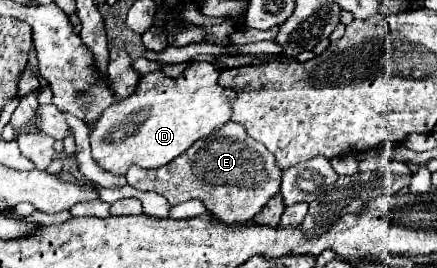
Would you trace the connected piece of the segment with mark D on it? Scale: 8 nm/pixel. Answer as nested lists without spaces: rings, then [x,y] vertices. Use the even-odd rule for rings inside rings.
[[[194,62],[180,78],[168,78],[162,72],[150,72],[140,78],[140,104],[128,108],[132,96],[116,104],[118,118],[126,120],[126,130],[120,130],[118,120],[98,120],[90,134],[92,158],[98,166],[112,174],[126,174],[130,166],[160,168],[188,150],[198,138],[204,138],[212,128],[230,120],[232,108],[228,98],[232,90],[216,86],[218,70],[210,62]],[[130,124],[130,126],[128,126]]]

